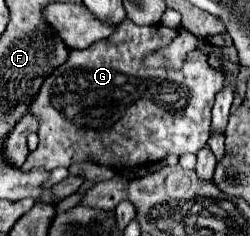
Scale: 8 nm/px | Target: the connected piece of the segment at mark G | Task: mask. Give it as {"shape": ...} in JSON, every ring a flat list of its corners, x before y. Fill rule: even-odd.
{"shape":[[123,19,113,35,109,35,107,39,101,39,97,43,93,43,91,47,83,49,83,51,69,51,69,57,65,61,65,65,57,67,49,77,45,77,45,85,41,85,37,97,33,99,33,105,29,105,29,115,35,115,39,119,39,129,37,129,37,135,39,135,39,145,35,151,31,151,25,159,25,163,21,165,23,171,29,171,31,169,31,161,35,167,45,167,49,171,53,171,55,167,69,167,71,163,79,163,79,161,93,161,93,163,99,163,99,165,109,165,109,167,117,167,119,163,123,165,137,165,137,163,143,163,143,165,151,165,155,161,159,161,161,157,169,155,169,153,175,153,175,155,183,155,183,153,197,153,199,149,203,149,207,145,207,139,209,139,209,125,211,125,211,109,213,109,213,103,215,103,215,95,225,89,225,77,221,71,213,69,209,63,207,63,207,55,203,55,201,51,193,51,189,53,183,69,179,71,171,71,171,69,145,69,141,65,143,57,153,51,153,49,159,49,159,47,165,47,167,43,171,43,175,37,175,31,173,29,167,29,163,25,147,25,147,27,139,27,135,25,133,21,129,19]]}

